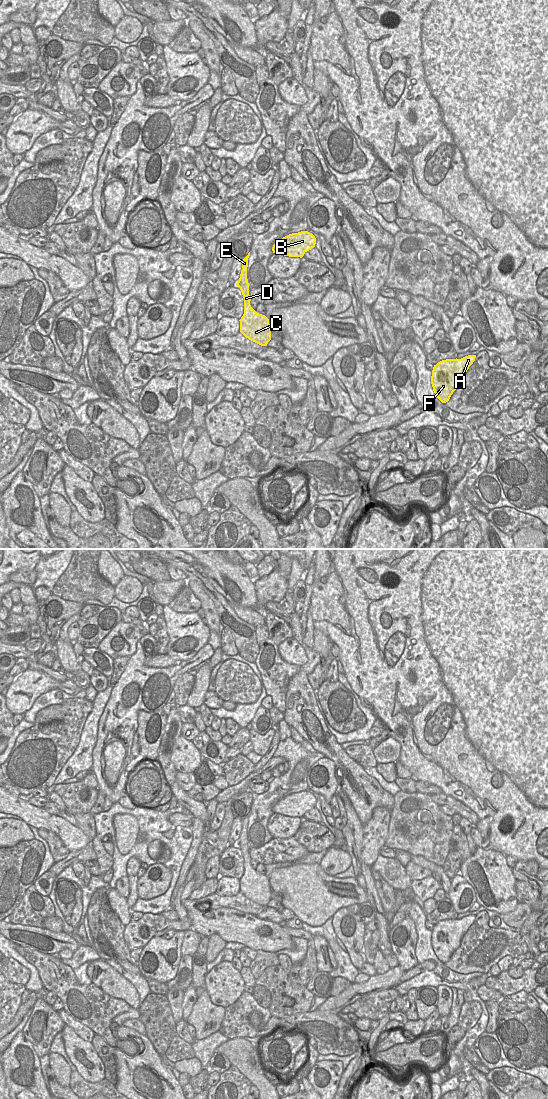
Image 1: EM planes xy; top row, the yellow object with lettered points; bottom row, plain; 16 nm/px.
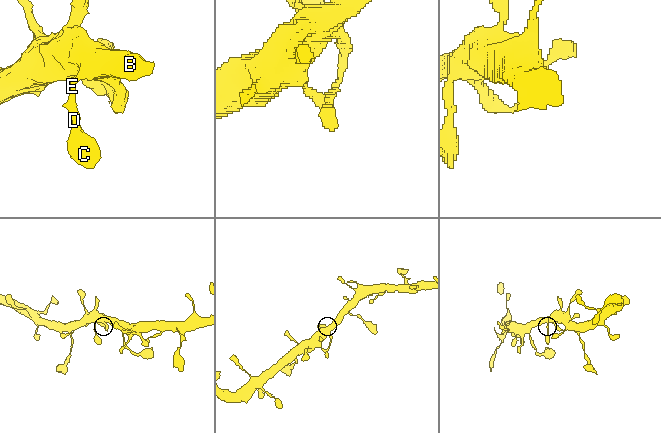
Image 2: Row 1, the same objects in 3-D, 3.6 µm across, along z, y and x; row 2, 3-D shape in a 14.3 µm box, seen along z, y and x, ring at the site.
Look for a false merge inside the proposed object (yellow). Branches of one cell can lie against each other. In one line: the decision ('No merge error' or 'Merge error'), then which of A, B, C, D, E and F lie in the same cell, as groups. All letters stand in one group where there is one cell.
No merge error. Groups: A B C D E F

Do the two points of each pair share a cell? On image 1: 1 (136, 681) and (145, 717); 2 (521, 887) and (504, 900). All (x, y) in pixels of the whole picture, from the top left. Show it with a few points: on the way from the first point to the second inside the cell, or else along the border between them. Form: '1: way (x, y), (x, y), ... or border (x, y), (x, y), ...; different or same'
1: border (161, 708), (139, 710), (134, 732); different
2: border (516, 880), (515, 896), (518, 902); different

